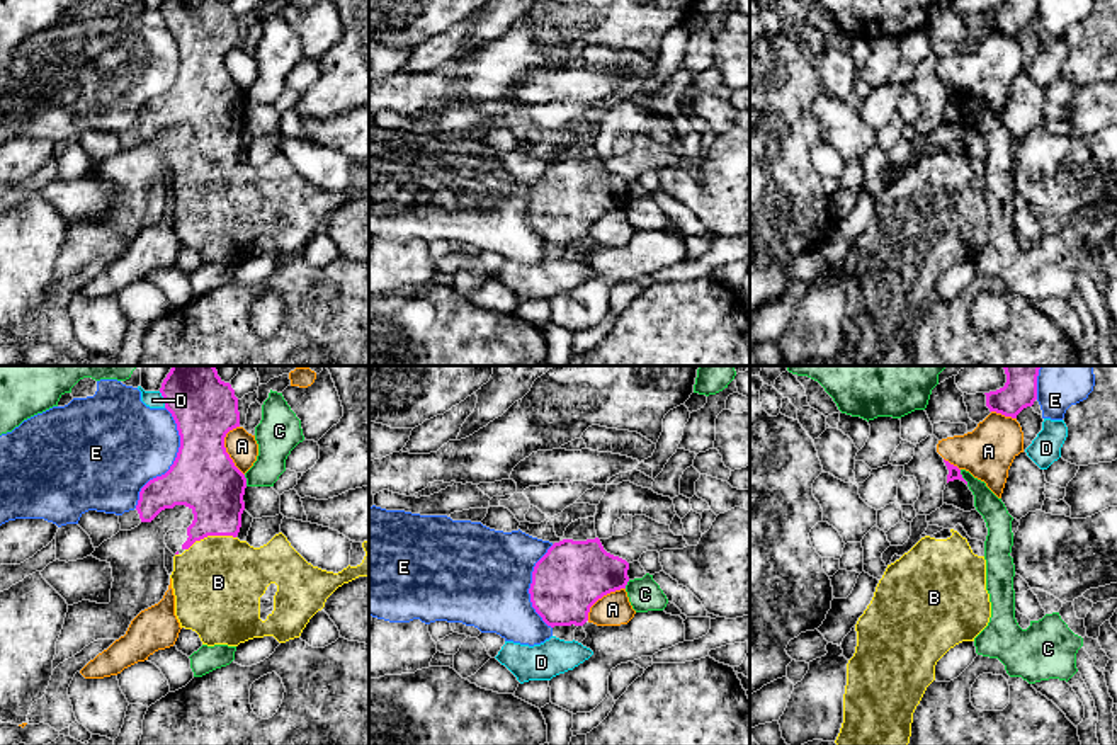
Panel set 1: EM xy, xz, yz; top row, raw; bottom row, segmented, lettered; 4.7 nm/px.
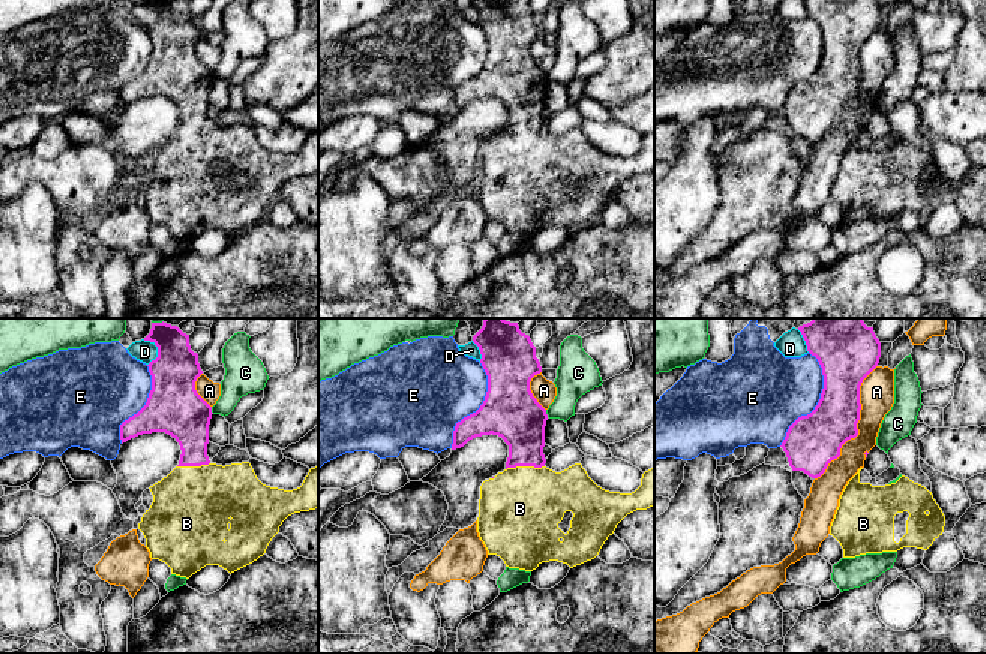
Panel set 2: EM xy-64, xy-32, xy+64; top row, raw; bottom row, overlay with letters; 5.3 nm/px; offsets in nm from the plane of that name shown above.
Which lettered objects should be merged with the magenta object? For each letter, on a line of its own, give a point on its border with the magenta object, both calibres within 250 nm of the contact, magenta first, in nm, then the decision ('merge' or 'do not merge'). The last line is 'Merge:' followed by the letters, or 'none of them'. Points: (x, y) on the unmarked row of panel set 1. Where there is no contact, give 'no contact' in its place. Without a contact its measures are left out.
A: xy (225, 68) | 320/140 nm | do not merge
B: xy (209, 153) | 300/420 nm | merge
C: yz (961, 96) | 60/120 nm | do not merge
D: xy (164, 17) | 300/80 nm | do not merge
E: xy (174, 80) | 320/420 nm | do not merge
Merge: B

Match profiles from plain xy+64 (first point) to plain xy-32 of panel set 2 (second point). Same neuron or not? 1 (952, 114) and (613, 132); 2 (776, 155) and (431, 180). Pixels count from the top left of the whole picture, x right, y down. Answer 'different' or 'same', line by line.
1: different
2: different

